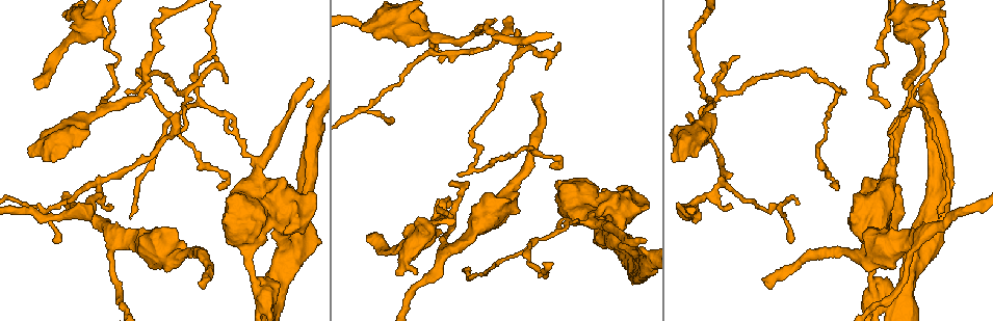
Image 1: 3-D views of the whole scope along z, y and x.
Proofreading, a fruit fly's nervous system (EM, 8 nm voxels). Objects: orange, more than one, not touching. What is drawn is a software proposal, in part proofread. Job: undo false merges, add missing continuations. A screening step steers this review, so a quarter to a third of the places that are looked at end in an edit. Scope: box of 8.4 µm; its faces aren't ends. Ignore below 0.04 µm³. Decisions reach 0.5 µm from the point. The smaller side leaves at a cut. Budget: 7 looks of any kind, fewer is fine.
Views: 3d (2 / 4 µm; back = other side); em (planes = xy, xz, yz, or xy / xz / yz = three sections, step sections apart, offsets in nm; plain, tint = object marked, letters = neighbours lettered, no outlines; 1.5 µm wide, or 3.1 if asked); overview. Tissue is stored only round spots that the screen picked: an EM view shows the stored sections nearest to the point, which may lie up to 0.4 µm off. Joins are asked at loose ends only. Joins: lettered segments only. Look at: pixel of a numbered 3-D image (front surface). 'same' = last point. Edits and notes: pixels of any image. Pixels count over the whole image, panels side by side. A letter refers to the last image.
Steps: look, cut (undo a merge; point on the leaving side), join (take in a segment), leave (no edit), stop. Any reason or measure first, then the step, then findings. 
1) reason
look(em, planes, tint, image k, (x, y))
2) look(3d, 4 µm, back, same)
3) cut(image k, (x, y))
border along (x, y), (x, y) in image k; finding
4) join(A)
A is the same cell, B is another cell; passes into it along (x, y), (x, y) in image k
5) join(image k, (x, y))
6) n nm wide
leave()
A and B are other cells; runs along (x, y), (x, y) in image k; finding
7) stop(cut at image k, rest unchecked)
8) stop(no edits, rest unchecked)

long arm stops here
look(3d, 2 µm, image 1, (432, 219))

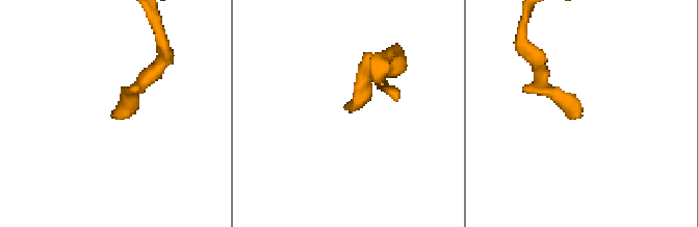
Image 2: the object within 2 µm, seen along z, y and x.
look(em, planes, tint, image 2, (114, 116))

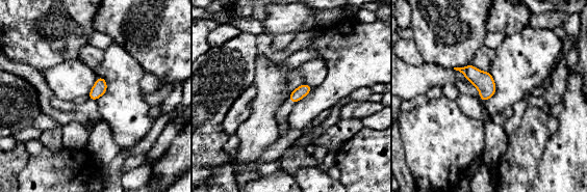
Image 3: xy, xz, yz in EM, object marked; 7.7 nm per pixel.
what lies round it
look(em, planes, letters, same)

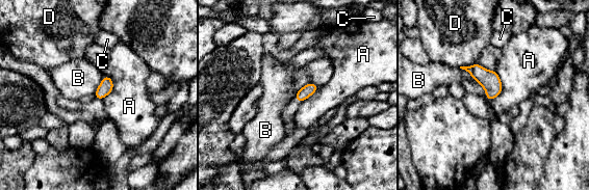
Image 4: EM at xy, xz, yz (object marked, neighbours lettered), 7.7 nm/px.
A touches over 240 nm
leave()
A, B, C and D are other cells; border along (104, 76), (93, 96) in image 4; none of them fits

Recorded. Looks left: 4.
tapers out
look(em, planes, letters, image 1, (38, 86))

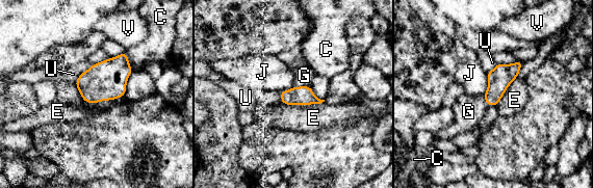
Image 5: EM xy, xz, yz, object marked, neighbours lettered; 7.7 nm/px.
E touches over 340 nm
join(G)
G is the same cell, C, E, J, U and V are other cells; passes into it along (303, 96), (303, 86), (304, 75) in image 5; it goes on there

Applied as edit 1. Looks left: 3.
sharp bend
look(em, yz, step 4, letters, image 1, (487, 25))

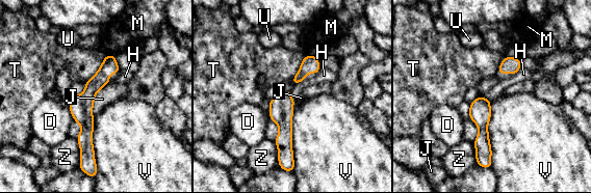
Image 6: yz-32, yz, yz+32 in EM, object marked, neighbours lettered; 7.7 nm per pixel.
leave()
D, H, J, M, T, U, V and Z are other cells; runs along (110, 57), (85, 99), (85, 156) in image 6; one neuron here

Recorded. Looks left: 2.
stop(join at image 5, rest unchecked)

